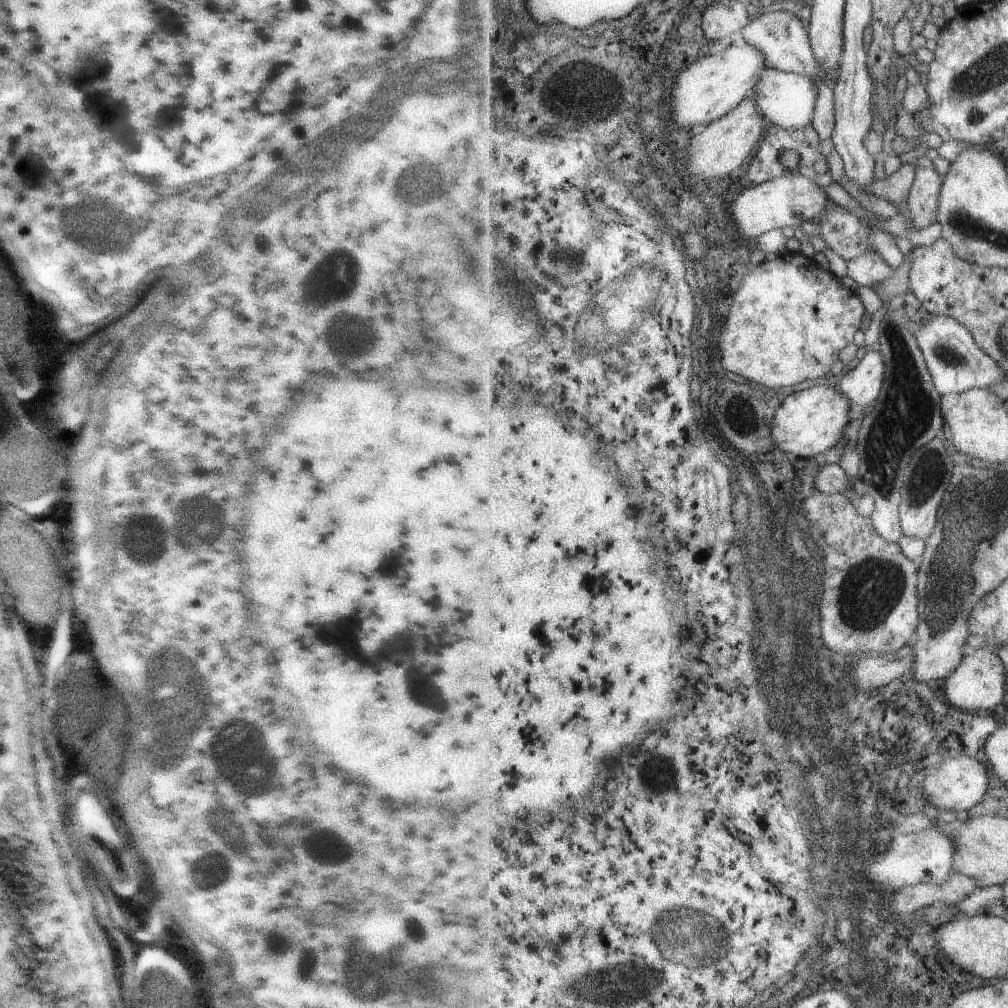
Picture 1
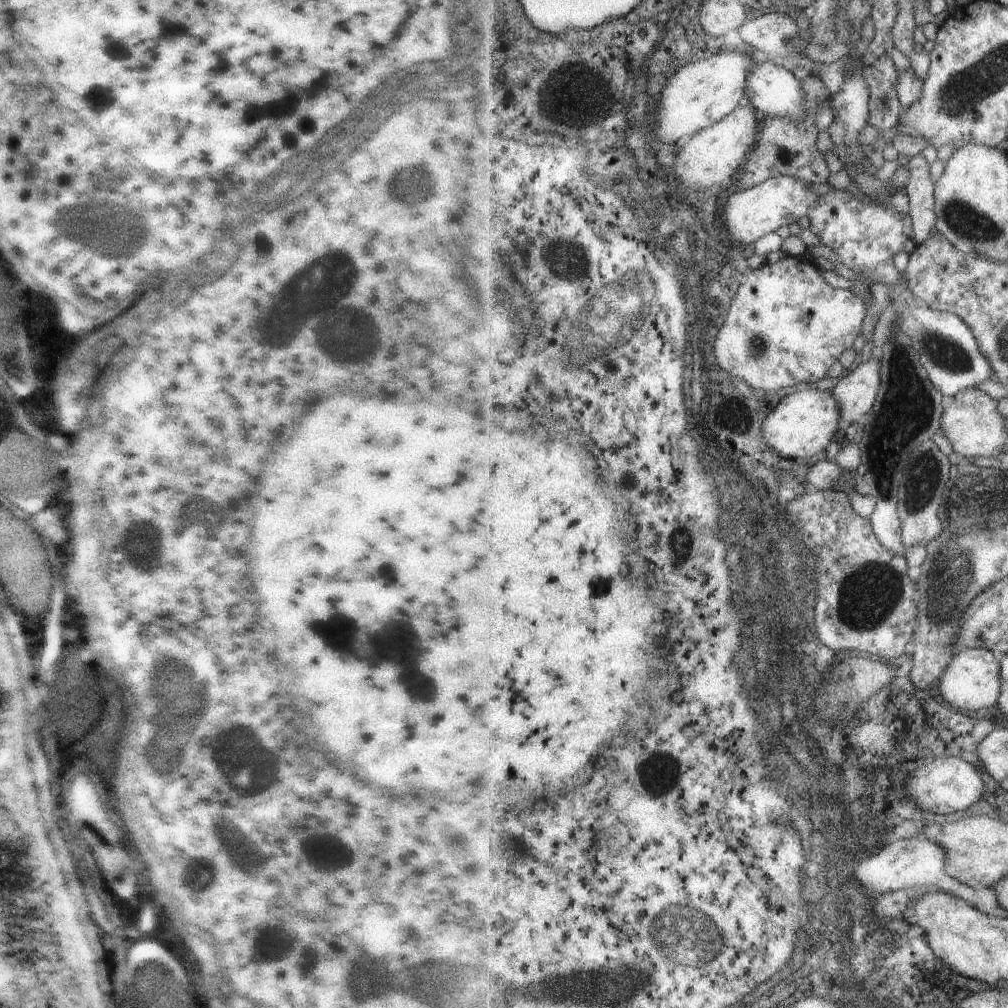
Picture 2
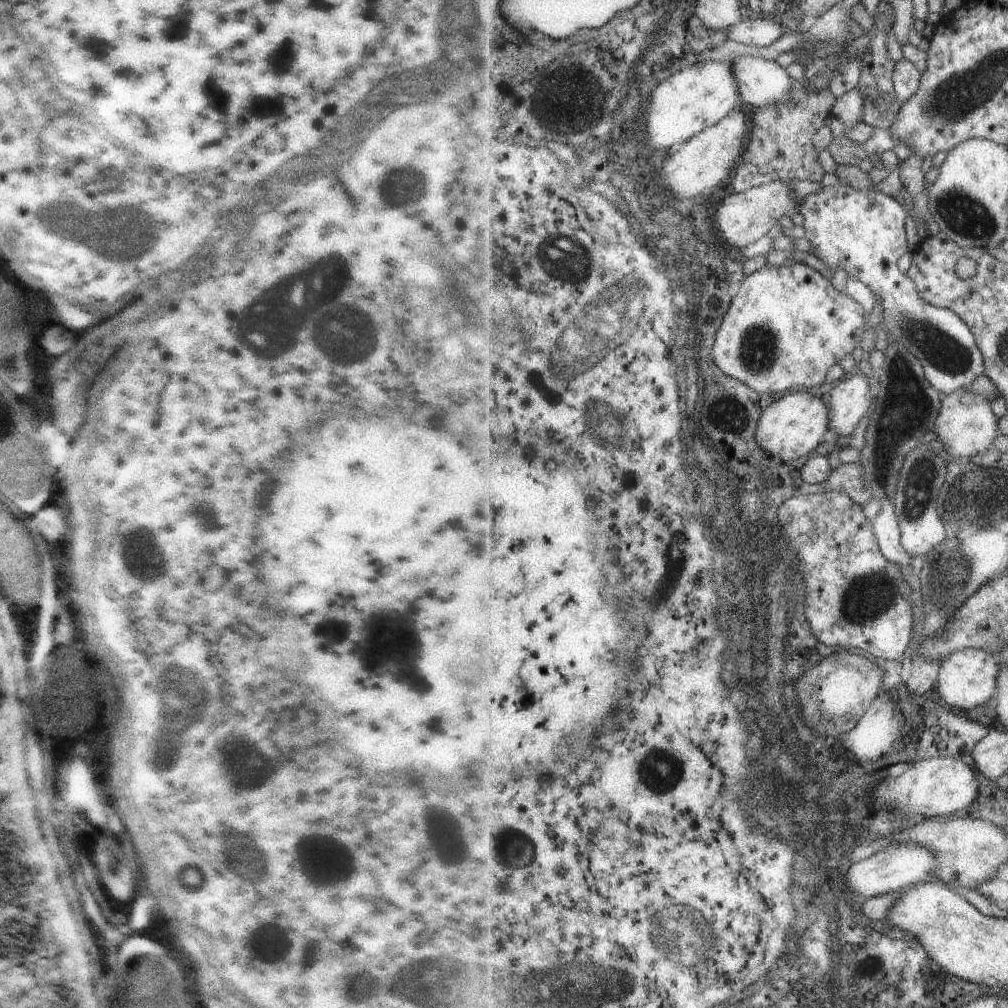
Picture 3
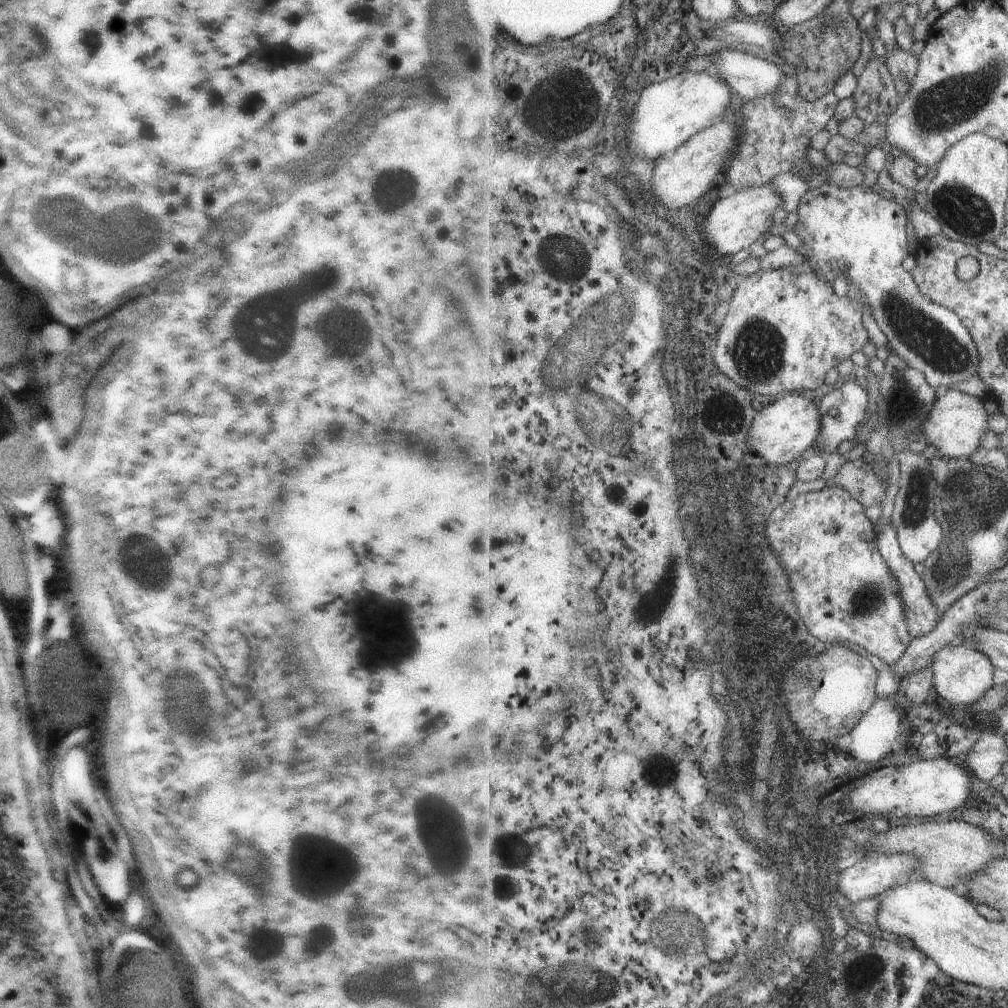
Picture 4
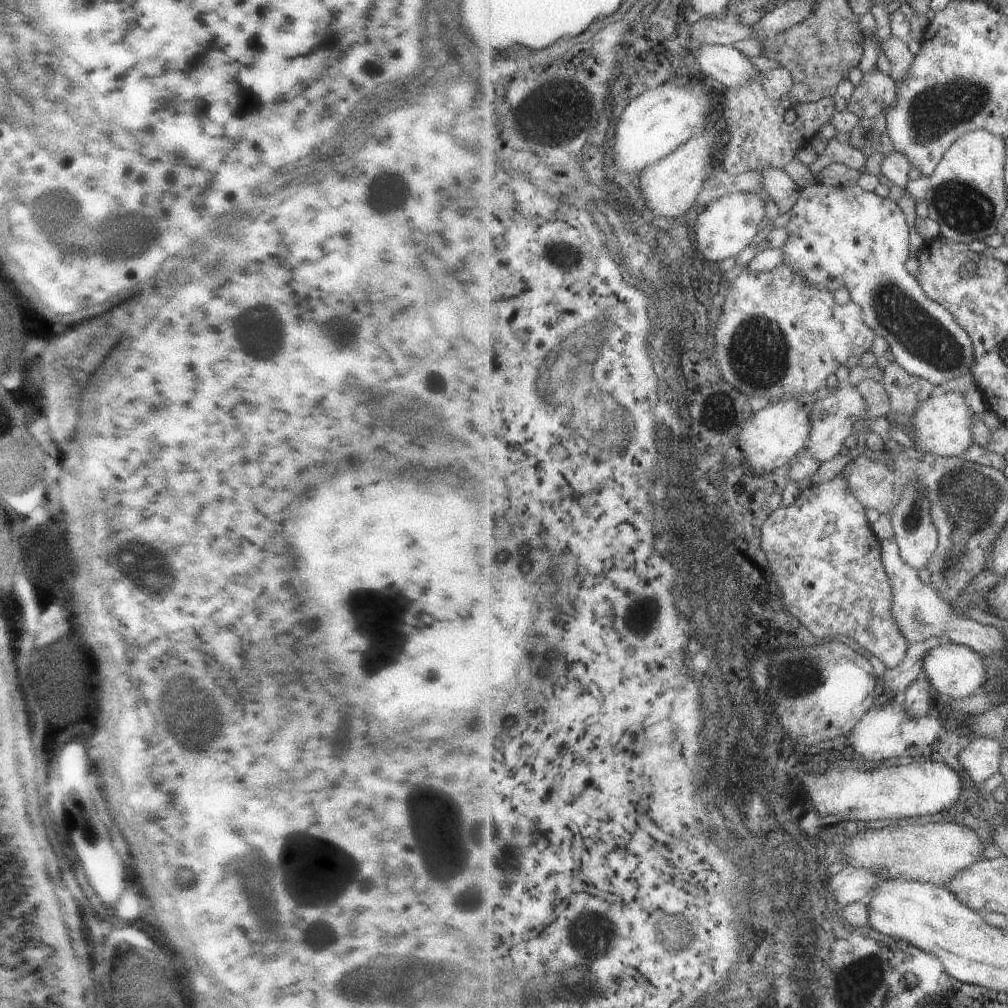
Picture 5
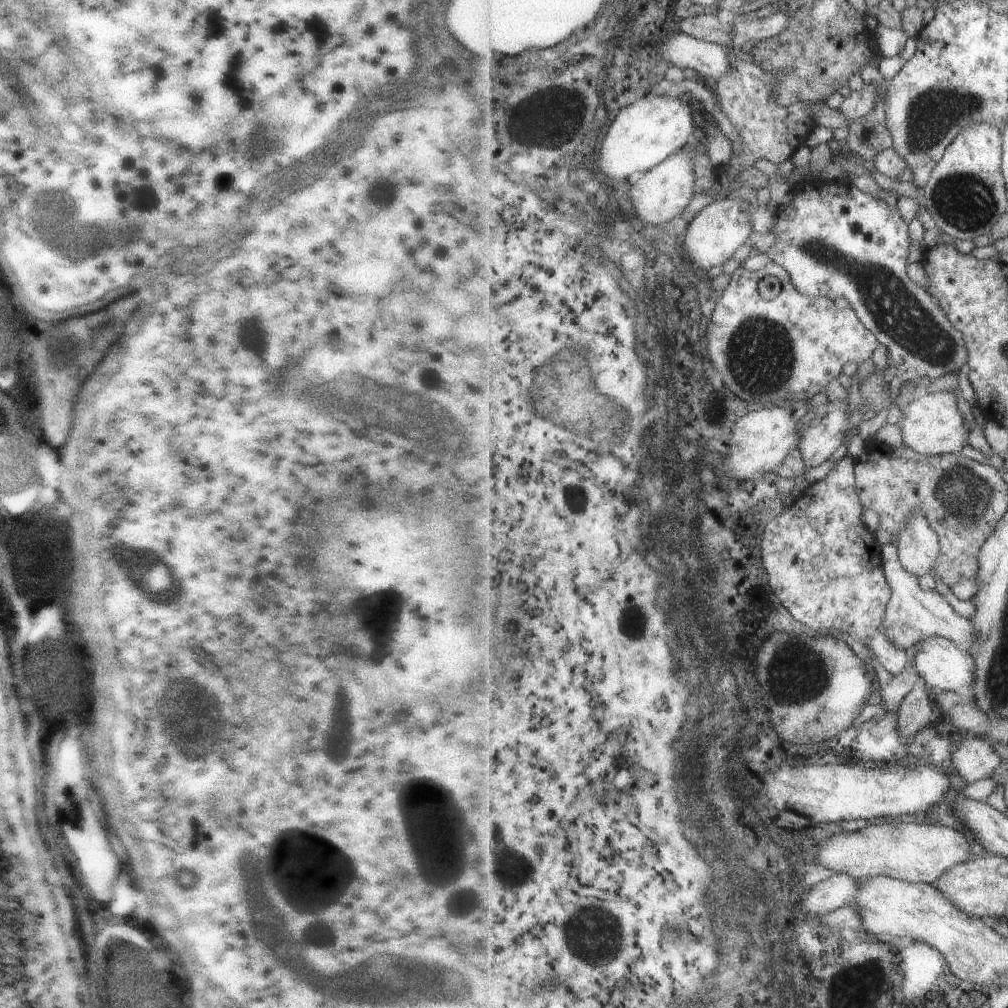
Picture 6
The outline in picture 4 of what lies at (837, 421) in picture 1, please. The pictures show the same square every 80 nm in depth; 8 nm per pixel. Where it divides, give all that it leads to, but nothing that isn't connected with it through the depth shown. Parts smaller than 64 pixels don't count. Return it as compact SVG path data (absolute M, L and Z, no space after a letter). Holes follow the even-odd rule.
M794 392L782 399L768 404L761 414L753 420L753 430L749 430L749 446L761 454L769 464L775 466L789 465L797 460L807 448L815 446L823 428L819 403L816 395Z

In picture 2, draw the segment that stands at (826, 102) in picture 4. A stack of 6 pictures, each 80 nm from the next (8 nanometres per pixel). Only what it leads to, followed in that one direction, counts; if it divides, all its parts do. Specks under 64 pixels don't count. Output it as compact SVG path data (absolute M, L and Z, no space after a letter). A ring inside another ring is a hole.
M810 75L804 80L805 88L805 116L803 120L787 120L787 118L773 118L762 116L759 138L751 153L747 157L743 168L733 180L739 191L753 188L755 185L771 178L783 175L793 176L814 184L825 184L831 176L824 154L817 148L820 130L817 128L816 114L821 104L833 95L828 86L818 76Z

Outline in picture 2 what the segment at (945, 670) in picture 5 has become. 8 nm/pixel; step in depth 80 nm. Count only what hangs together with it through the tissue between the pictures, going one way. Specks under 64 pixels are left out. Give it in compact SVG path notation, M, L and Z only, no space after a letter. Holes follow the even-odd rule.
M981 647L966 649L953 657L940 678L940 694L960 711L979 710L998 704L1001 694L1002 659L995 651Z

